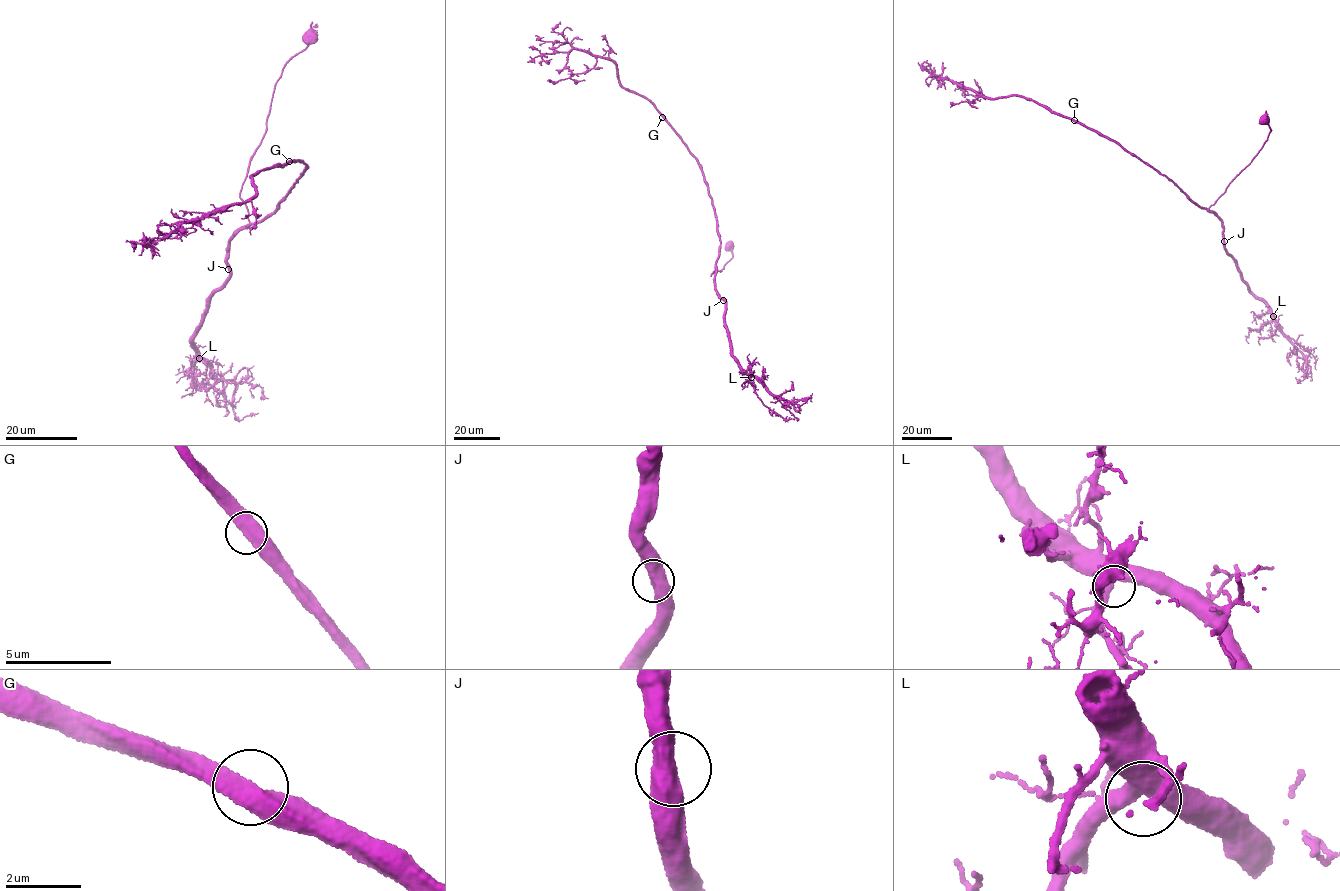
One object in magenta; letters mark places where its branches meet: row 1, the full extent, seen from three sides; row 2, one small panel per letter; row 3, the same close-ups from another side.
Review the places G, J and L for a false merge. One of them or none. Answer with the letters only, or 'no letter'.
no letter

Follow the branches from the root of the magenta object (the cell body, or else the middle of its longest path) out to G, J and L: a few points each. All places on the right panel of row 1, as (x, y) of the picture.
G: (1264, 120), (1267, 120), (1271, 130), (1263, 147), (1225, 192), (1204, 209), (1163, 174), (1074, 120)
J: (1264, 120), (1267, 120), (1271, 130), (1263, 147), (1209, 208), (1221, 221), (1224, 241)
L: (1264, 120), (1271, 130), (1263, 147), (1209, 210), (1221, 221), (1225, 251), (1234, 260), (1241, 279), (1273, 316)

